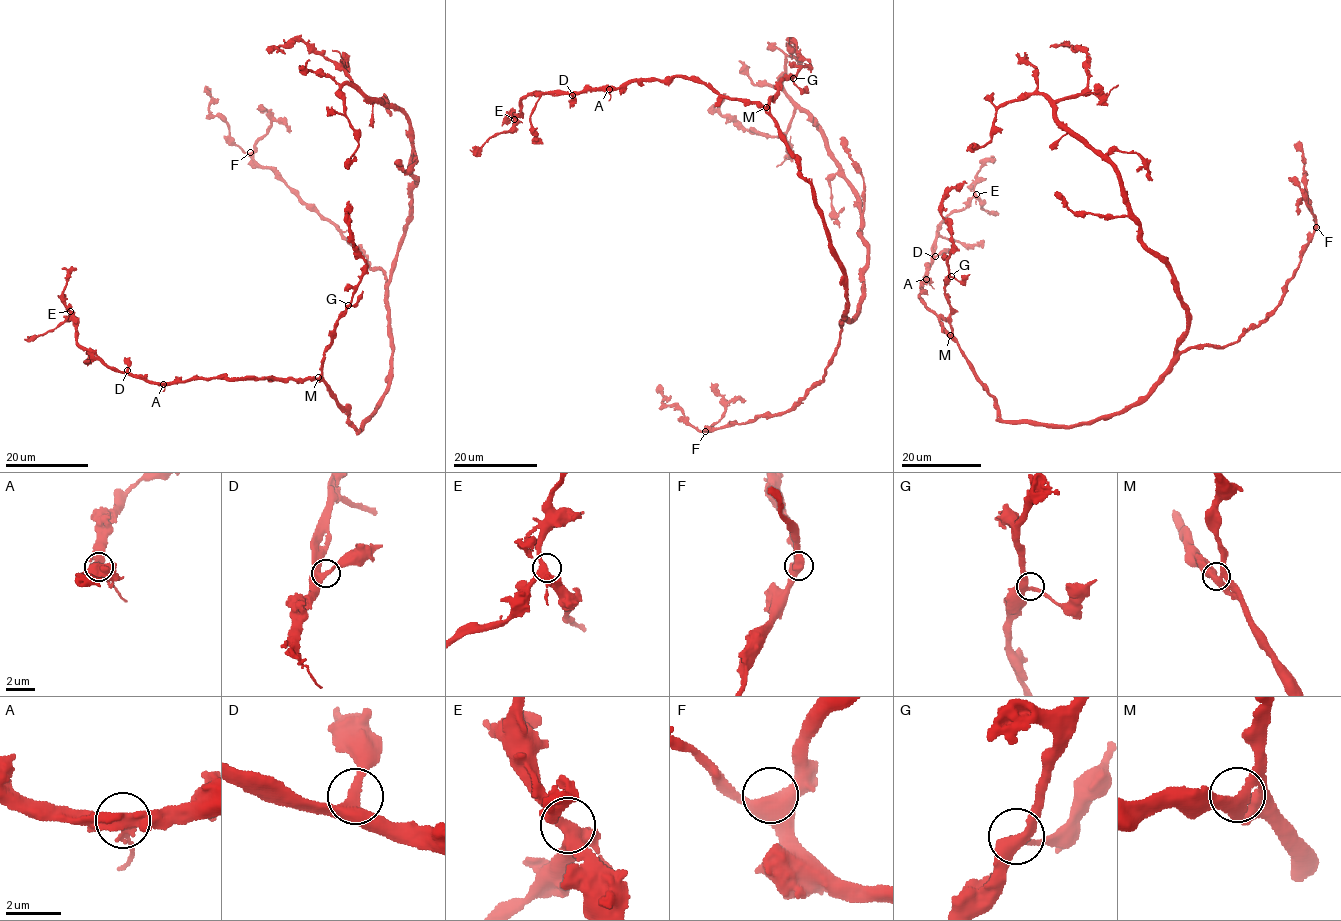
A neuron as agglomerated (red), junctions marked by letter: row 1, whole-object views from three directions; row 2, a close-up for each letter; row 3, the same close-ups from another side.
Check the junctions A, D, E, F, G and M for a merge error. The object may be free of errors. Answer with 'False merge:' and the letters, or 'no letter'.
False merge: no letter

